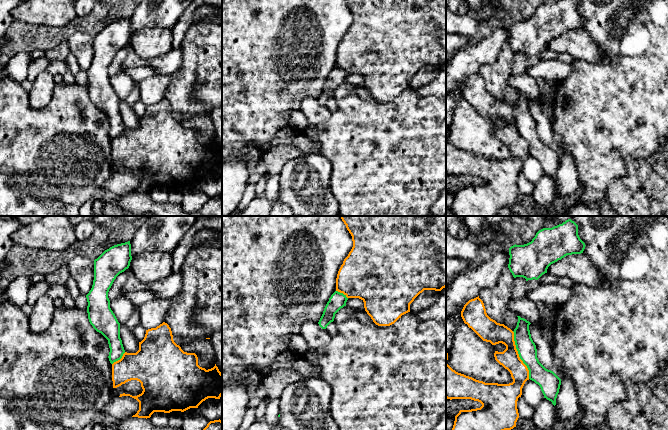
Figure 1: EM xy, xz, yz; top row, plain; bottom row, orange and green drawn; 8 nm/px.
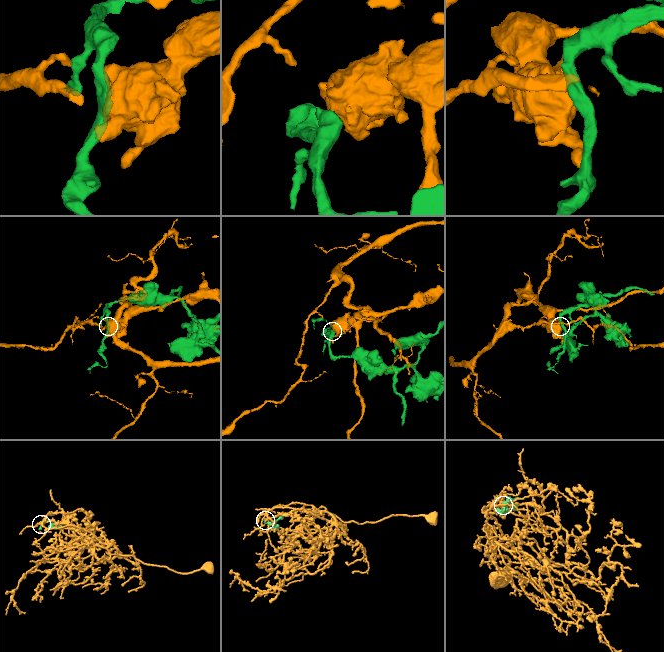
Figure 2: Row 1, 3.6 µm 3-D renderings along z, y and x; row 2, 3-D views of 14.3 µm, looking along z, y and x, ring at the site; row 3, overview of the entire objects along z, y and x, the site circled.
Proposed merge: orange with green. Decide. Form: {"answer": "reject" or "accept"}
{"answer": "reject"}

